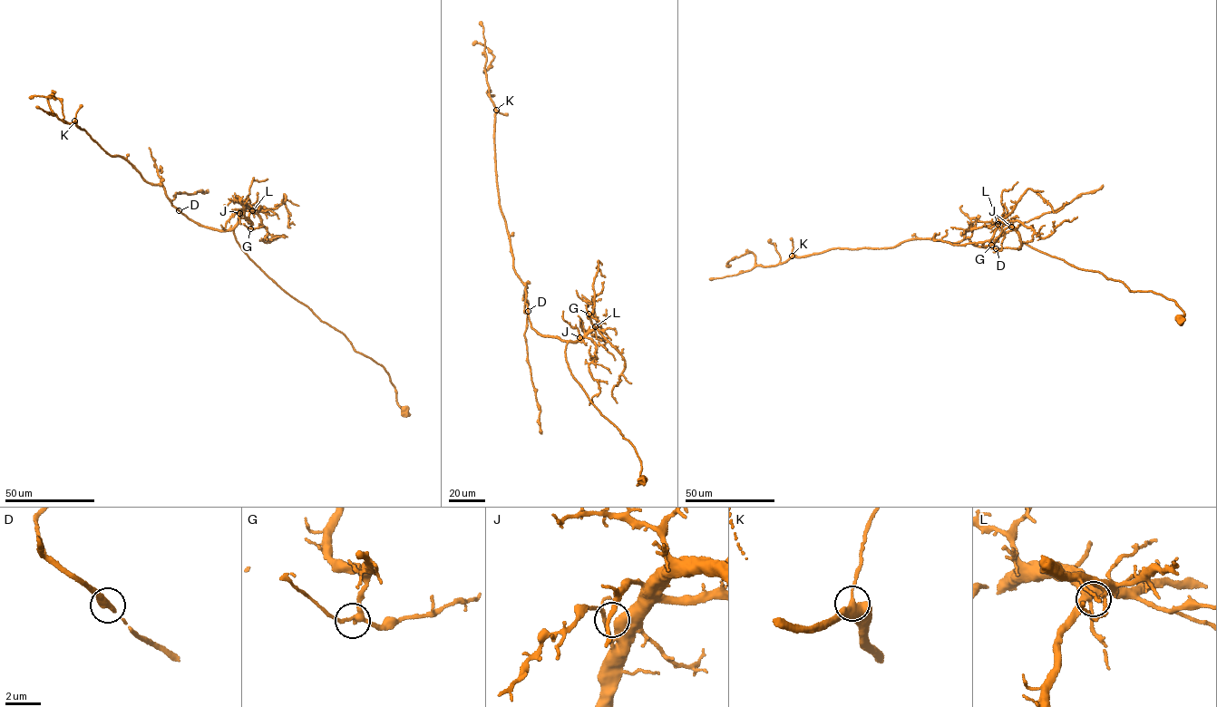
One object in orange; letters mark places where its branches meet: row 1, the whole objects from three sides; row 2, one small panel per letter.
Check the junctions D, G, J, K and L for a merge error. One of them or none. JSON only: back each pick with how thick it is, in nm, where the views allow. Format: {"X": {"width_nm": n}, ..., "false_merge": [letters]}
{"false_merge": []}

